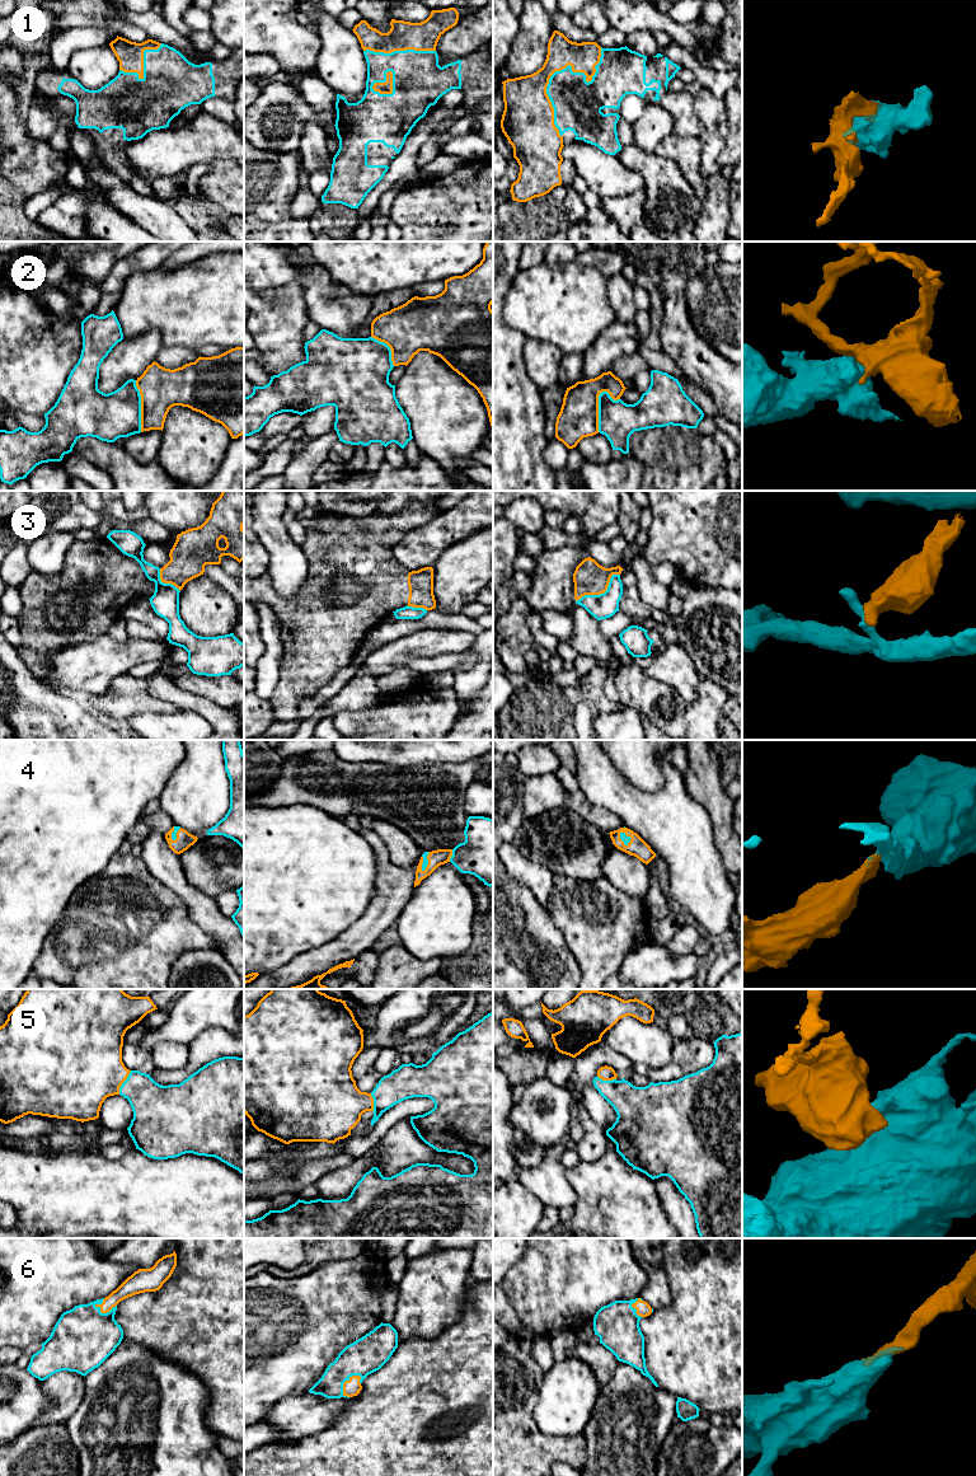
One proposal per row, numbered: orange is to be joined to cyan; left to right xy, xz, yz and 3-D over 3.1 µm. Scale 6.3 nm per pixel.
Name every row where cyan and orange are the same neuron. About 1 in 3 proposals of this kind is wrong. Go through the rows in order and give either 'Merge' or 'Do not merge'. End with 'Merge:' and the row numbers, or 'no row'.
1: Merge
2: Do not merge
3: Do not merge
4: Merge
5: Merge
6: Merge
Merge: 1, 4, 5, 6

